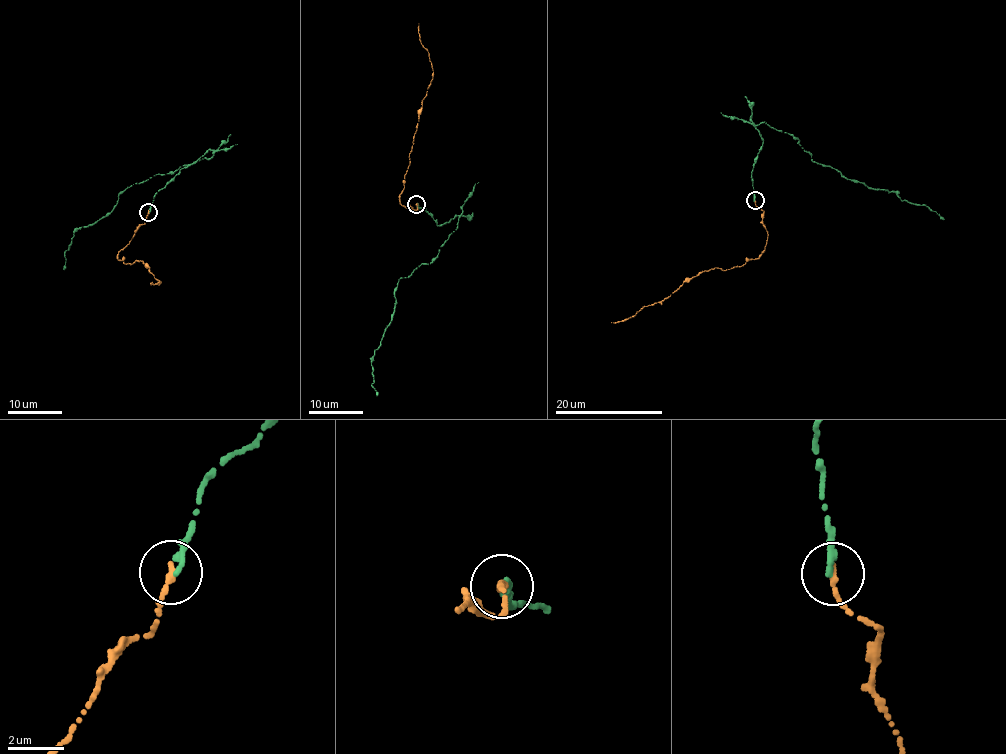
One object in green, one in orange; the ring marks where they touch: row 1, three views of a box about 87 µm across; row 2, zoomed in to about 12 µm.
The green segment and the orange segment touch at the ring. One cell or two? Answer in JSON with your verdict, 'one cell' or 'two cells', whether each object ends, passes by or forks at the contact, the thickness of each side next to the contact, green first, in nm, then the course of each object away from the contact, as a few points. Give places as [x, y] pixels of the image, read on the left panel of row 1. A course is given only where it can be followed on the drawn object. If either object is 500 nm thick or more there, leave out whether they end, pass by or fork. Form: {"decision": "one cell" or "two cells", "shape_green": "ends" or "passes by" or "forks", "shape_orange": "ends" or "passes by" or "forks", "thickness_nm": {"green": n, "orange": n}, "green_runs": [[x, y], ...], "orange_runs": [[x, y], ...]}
{"decision": "one cell", "shape_green": "ends", "shape_orange": "ends", "thickness_nm": {"green": 240, "orange": 240}, "green_runs": [[149, 212], [155, 194], [180, 170], [206, 158], [127, 188], [111, 212], [73, 233], [63, 270]], "orange_runs": [[148, 212], [146, 222], [116, 257], [124, 259], [126, 264], [142, 260], [160, 282], [150, 284], [152, 282]]}

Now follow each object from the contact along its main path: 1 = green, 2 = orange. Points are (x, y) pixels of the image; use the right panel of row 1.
1: (754, 201), (751, 175), (764, 140), (754, 125), (762, 122), (793, 134), (814, 162), (929, 207), (944, 220)
2: (755, 201), (763, 212), (762, 223), (768, 234), (761, 255), (740, 267), (702, 271), (661, 301), (611, 322)

